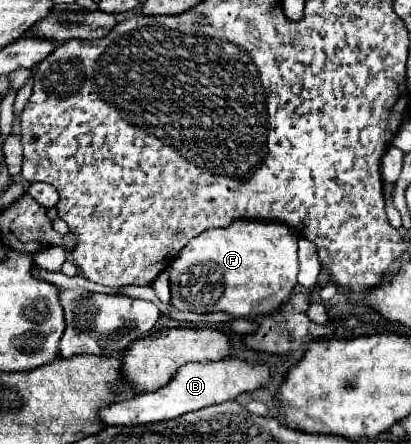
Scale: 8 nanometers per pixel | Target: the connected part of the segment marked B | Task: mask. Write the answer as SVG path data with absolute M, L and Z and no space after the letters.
M226 358L226 360L210 362L210 364L190 362L190 364L184 364L164 388L146 392L146 394L136 394L134 398L128 398L122 402L112 402L110 406L100 408L98 414L106 426L136 426L136 424L172 420L186 412L222 404L236 398L238 394L252 392L268 382L268 374L270 374L268 366L254 366L242 360L234 360L234 358Z

